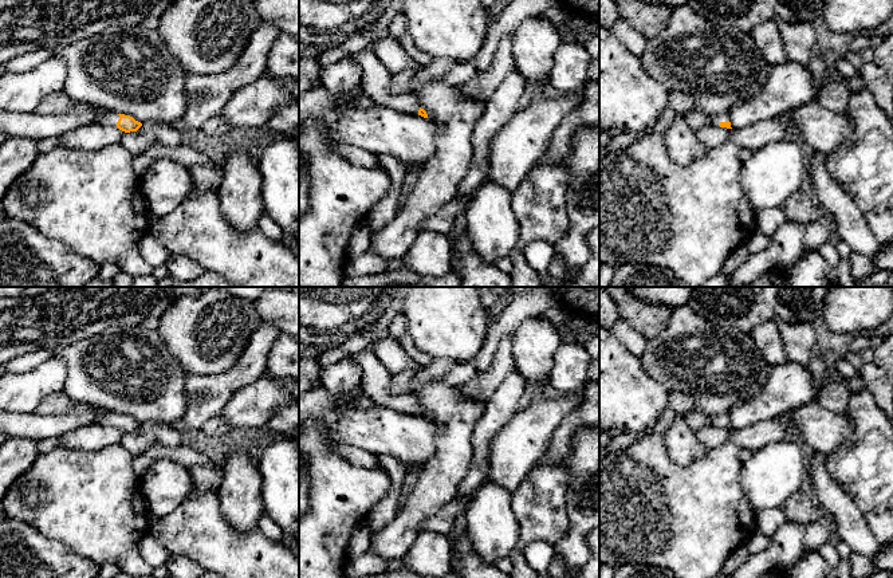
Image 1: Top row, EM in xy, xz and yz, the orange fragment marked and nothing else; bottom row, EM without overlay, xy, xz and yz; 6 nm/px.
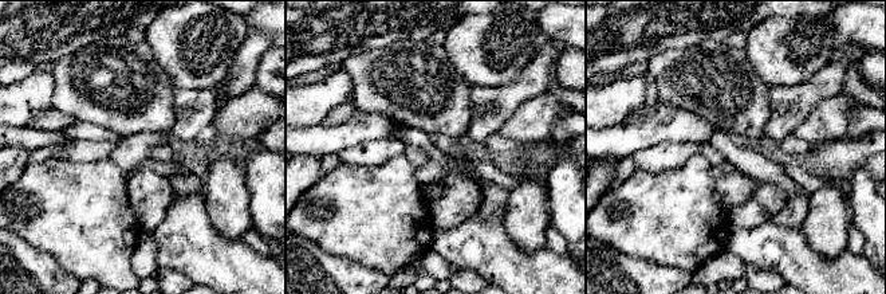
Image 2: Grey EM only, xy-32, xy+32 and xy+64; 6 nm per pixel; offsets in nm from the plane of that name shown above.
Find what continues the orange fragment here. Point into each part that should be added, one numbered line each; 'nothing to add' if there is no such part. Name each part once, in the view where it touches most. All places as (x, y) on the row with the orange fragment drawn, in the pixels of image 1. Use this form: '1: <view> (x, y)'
1: yz (715, 120)

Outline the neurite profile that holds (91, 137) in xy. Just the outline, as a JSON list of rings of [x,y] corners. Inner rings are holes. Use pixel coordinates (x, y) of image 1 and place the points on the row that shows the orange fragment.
[[[87,125],[60,137],[59,146],[78,150],[98,150],[119,143],[125,131],[117,126]]]

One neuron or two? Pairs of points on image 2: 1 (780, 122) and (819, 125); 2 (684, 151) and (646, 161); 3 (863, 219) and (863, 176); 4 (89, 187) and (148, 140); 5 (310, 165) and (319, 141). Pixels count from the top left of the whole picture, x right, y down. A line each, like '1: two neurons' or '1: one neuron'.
1: two neurons
2: one neuron
3: one neuron
4: two neurons
5: two neurons

